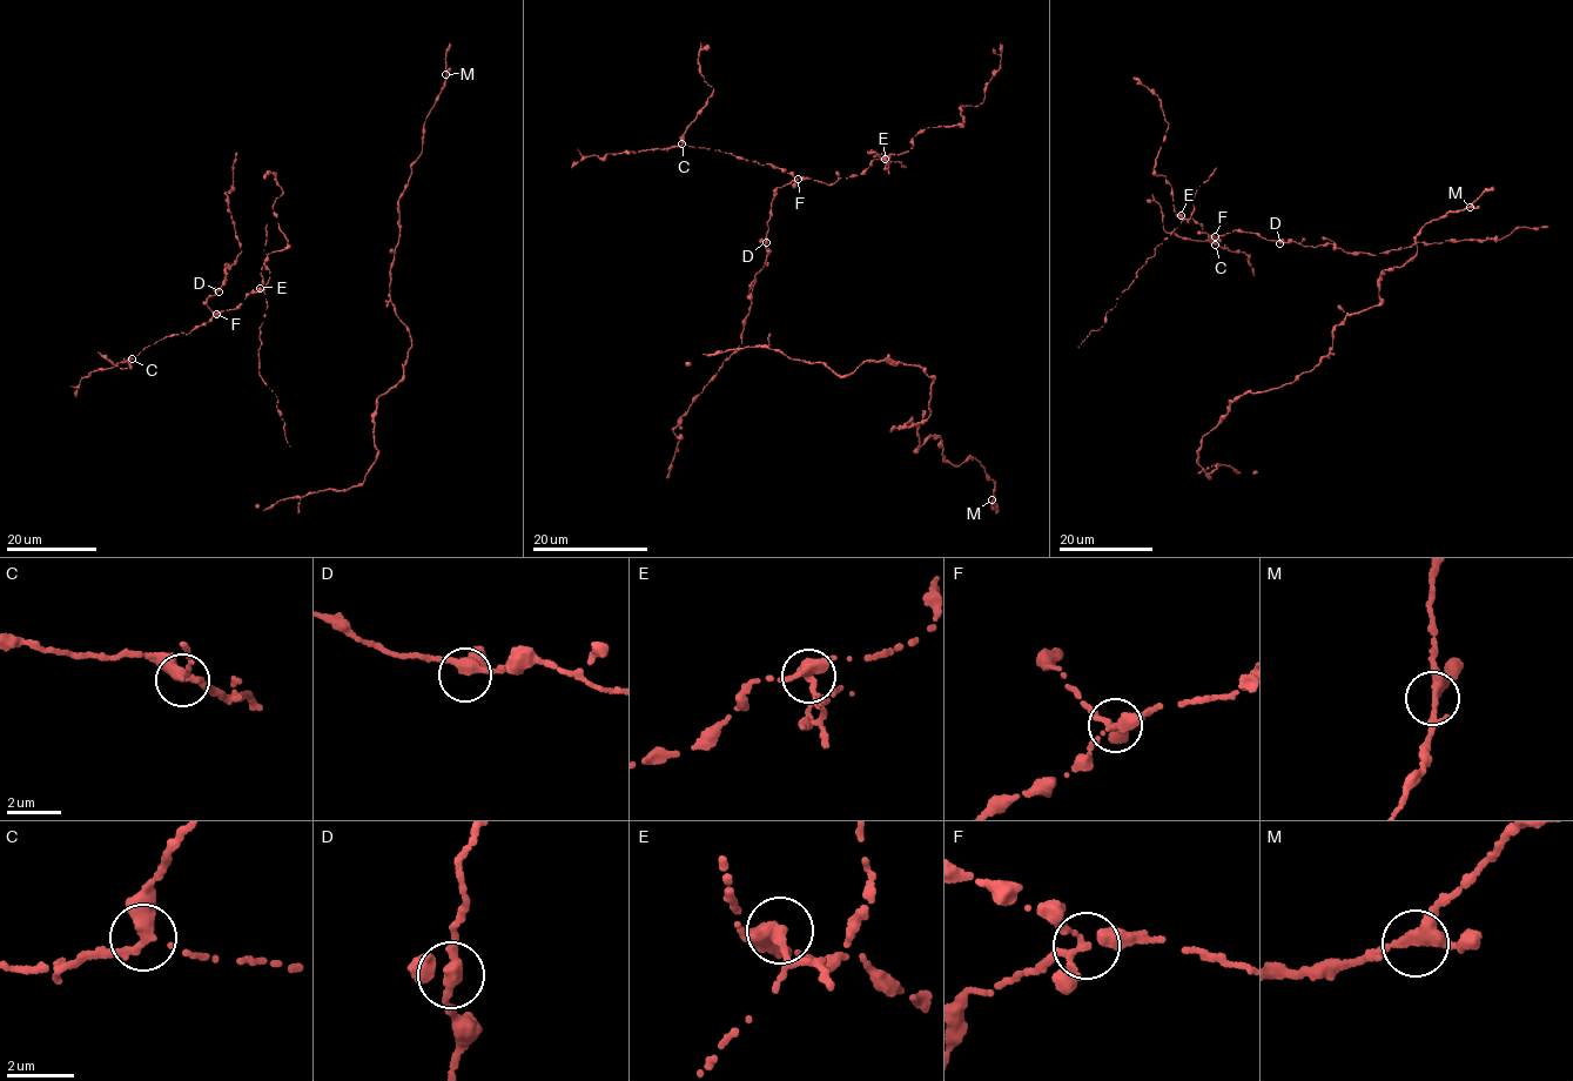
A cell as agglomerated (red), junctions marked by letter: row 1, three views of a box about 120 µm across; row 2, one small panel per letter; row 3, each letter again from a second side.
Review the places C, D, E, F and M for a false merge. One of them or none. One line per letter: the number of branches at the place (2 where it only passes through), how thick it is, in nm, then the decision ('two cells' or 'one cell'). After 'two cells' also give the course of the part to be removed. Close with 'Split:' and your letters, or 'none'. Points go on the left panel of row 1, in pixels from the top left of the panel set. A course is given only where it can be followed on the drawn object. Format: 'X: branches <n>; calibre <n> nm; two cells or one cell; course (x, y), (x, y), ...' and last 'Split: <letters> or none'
C: branches 3; calibre 320 nm; one cell
D: branches 4; calibre 280 nm; one cell
E: branches 4; calibre 320 nm; two cells; course (260, 288), (267, 306), (260, 328), (259, 371), (277, 397), (276, 407), (290, 447)
F: branches 4; calibre 280 nm; one cell
M: branches 3; calibre 280 nm; one cell
Split: E

